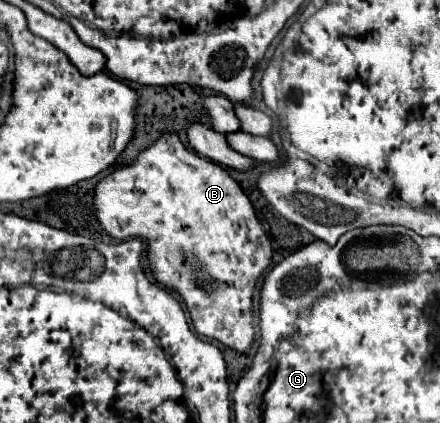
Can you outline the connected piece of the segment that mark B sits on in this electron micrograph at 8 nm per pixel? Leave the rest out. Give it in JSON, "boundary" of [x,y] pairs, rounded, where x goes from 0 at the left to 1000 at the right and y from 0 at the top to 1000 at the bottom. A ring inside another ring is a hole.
{"boundary":[[[370,317],[348,345],[284,397],[239,416],[216,444],[216,492],[230,534],[257,563],[316,563],[334,572],[334,615],[370,676],[407,690],[452,790],[557,832],[580,794],[570,700],[593,643],[616,624],[616,567],[548,440],[489,383],[425,355],[398,317]]]}

